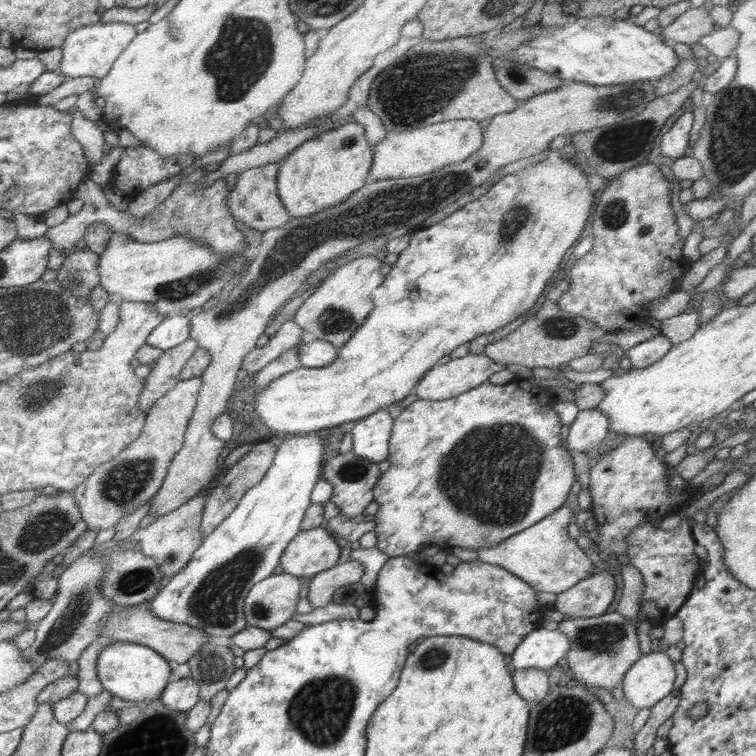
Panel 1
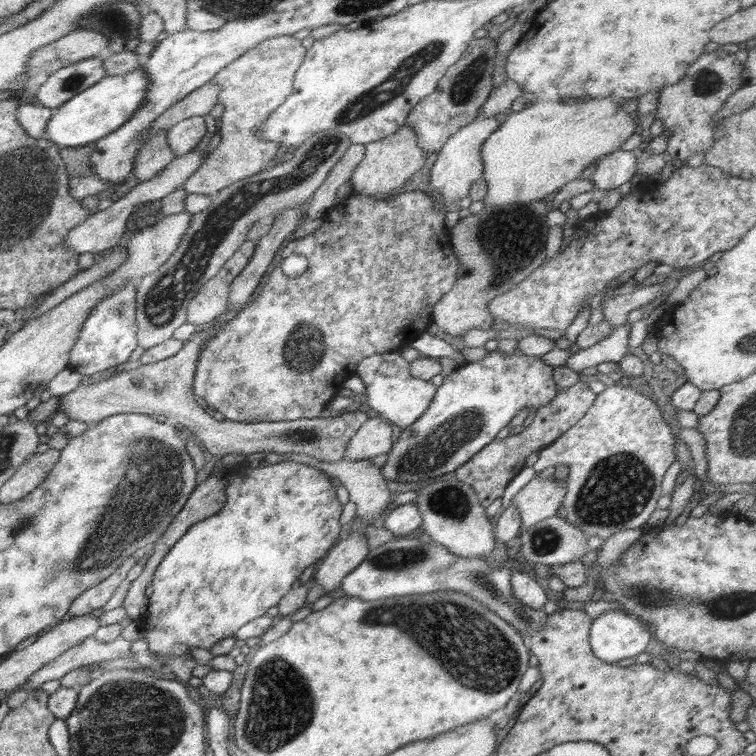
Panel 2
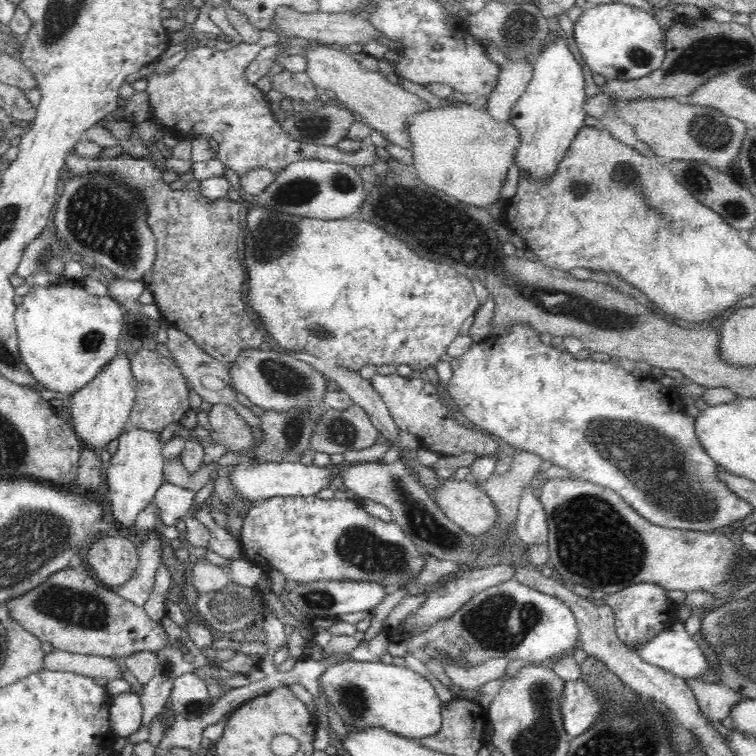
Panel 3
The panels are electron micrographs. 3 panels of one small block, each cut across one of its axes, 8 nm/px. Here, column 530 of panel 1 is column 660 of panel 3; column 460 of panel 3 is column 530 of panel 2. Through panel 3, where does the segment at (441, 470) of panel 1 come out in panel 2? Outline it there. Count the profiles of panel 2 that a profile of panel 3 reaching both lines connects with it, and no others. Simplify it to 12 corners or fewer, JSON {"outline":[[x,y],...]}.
{"outline":[[486,351],[443,378],[384,480],[430,481],[557,393],[554,367]]}

